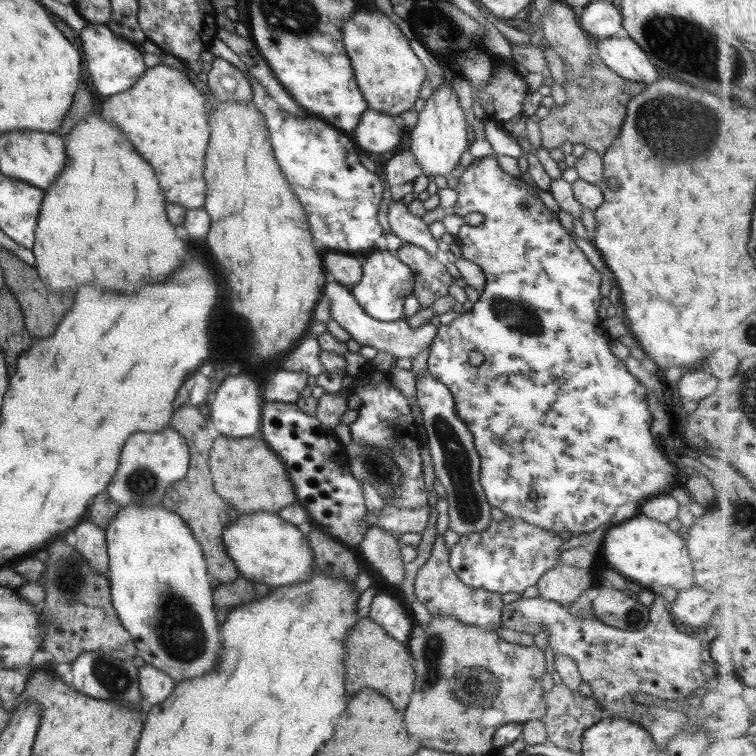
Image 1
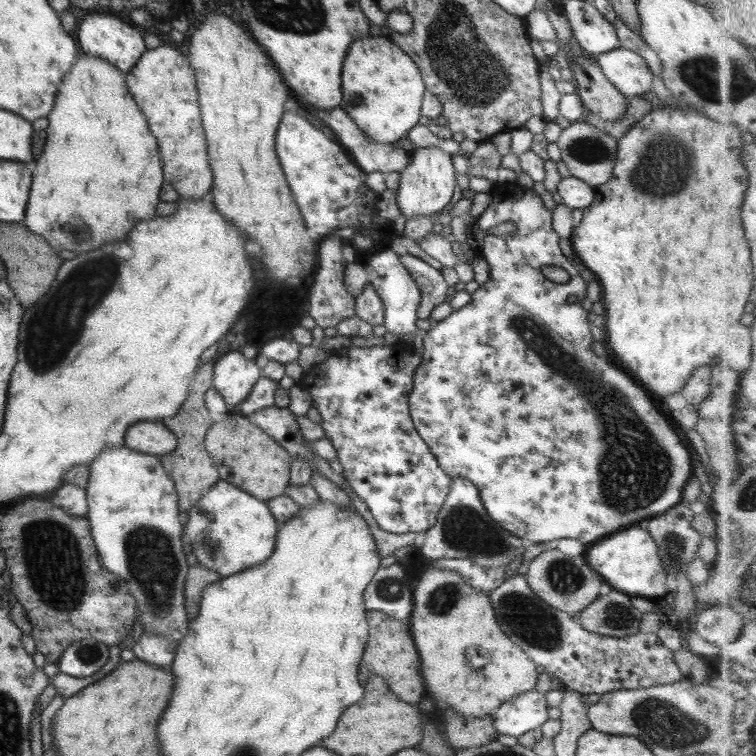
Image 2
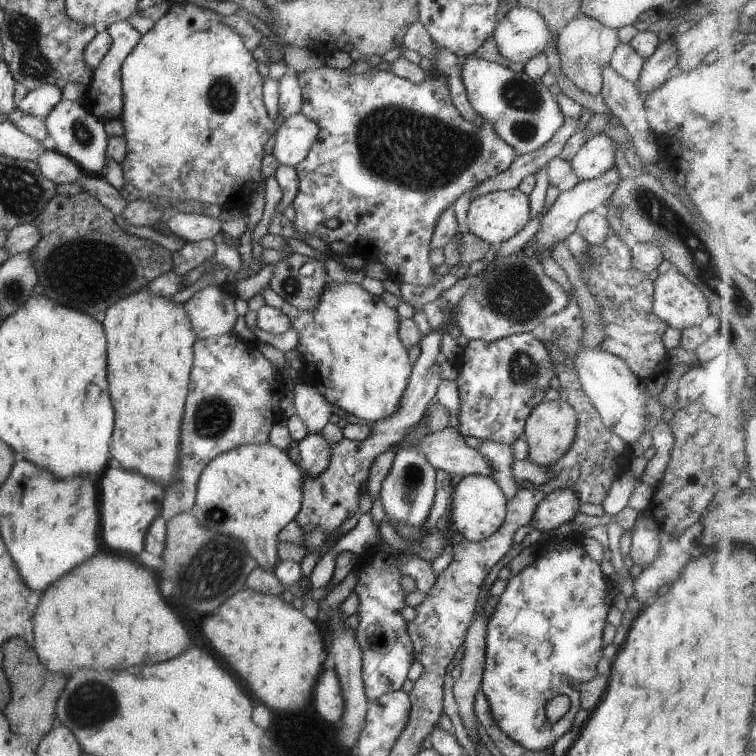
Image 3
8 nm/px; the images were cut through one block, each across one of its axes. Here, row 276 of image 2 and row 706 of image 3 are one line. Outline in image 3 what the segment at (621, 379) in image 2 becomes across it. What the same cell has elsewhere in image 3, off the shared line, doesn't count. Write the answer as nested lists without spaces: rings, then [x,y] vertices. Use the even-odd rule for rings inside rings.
[[[574,542],[573,545],[553,546],[545,552],[540,551],[532,564],[509,578],[499,595],[496,609],[487,621],[480,689],[496,726],[525,750],[545,750],[571,727],[573,716],[579,710],[577,684],[595,678],[595,665],[602,657],[601,630],[612,605],[606,603],[611,588],[609,583],[610,580],[601,573],[599,563],[585,553],[581,544]],[[557,694],[569,698],[569,708],[565,716],[550,724],[543,708],[547,700]]]

